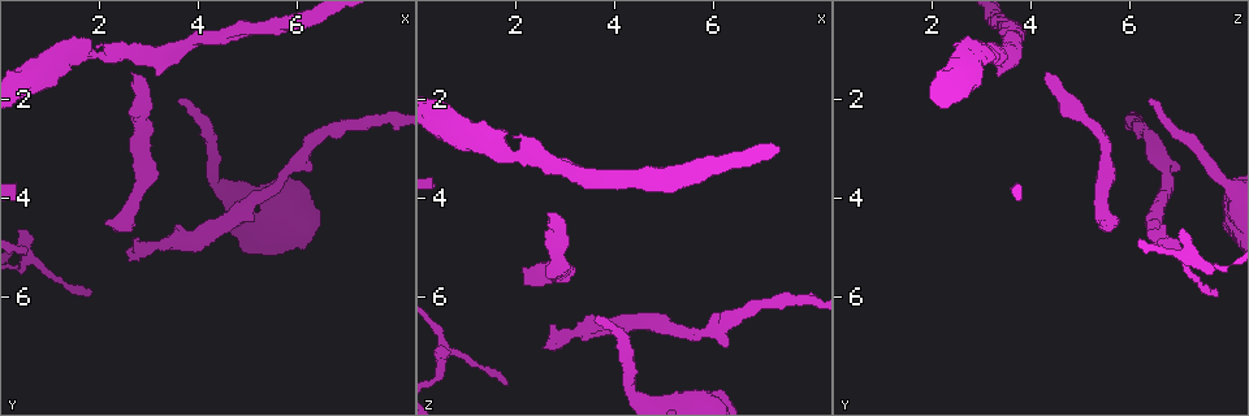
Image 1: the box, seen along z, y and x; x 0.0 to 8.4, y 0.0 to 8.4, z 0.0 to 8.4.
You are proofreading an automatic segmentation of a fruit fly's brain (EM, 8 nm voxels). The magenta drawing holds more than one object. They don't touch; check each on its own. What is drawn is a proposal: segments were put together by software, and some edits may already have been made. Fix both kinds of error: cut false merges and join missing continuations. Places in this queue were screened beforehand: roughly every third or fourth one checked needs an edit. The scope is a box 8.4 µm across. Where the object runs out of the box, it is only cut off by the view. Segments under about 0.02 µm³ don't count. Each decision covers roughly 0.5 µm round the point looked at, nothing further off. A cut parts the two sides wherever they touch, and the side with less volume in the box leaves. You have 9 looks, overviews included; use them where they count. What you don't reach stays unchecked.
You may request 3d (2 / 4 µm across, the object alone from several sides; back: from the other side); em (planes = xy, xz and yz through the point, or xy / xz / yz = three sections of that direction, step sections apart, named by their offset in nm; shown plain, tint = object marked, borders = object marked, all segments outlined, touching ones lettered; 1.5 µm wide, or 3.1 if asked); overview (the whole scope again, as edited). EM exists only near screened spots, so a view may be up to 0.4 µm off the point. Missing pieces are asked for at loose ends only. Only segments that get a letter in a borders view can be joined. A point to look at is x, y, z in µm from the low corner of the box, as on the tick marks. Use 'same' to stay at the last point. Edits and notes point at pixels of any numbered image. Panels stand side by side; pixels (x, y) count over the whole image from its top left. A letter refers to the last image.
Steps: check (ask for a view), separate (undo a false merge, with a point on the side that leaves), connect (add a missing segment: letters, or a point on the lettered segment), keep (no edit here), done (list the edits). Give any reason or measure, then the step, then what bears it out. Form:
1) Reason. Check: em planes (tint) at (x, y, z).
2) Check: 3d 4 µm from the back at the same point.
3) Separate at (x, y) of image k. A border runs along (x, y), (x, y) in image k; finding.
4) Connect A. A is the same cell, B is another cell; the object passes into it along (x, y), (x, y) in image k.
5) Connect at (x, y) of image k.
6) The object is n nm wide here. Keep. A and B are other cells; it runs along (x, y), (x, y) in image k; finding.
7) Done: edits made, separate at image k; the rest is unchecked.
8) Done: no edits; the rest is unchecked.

An open end. Check: em xz step 8 (borders) at (2.65, 1.45, 4.35).

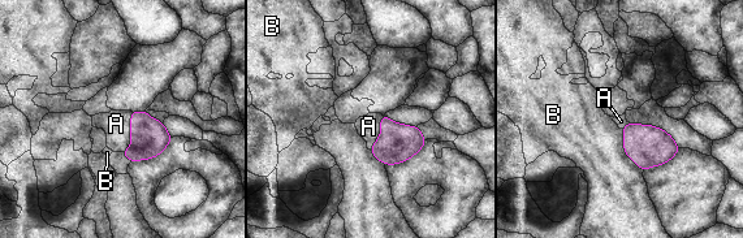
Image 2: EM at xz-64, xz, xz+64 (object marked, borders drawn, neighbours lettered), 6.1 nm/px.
Another direction. Check: em planes (borders) at the same point.

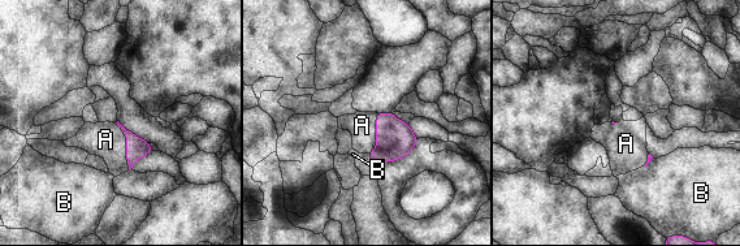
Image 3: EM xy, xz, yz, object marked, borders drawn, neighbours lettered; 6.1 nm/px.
Connect A. A is the same cell, B is another cell; the object passes into it along (137, 147), (126, 146), (105, 139) in image 3; the cell continues.

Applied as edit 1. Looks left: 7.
An open end. Check: em planes (borders) at (3.65, 2.00, 6.35).

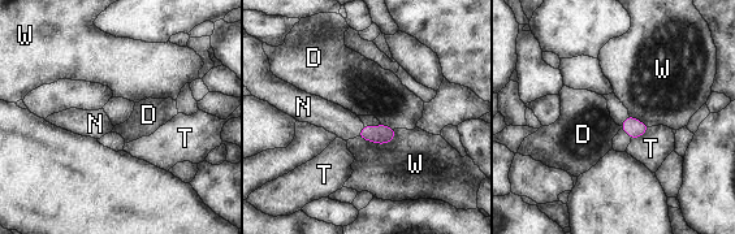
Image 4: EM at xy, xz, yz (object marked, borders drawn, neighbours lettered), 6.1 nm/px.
Connect N. N is the same cell, D, T and W are other cells; the object passes into it along (381, 134), (360, 130), (334, 118) in image 4; it goes on there.

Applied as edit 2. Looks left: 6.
Check: 3d 4 µm at (2.60, 5.25, 7.05).

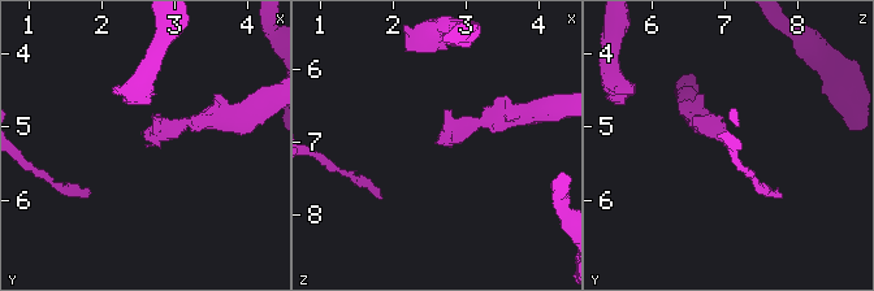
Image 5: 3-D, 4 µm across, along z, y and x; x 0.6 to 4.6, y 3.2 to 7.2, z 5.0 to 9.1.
Now the EM. Check: em planes (borders) at (2.60, 5.25, 7.05).

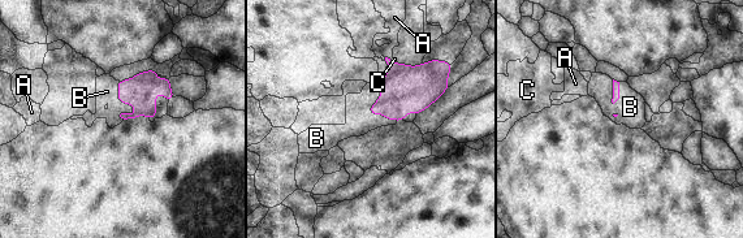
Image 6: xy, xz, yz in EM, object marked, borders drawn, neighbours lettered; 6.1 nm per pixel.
Connect B. B is the same cell, A and C are other cells; the object passes into it along (141, 91), (129, 103), (107, 91) in image 6; it goes on there.

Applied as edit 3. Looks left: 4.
Thick turns thin. Check: 3d 4 µm from the back at (1.45, 1.10, 2.85).

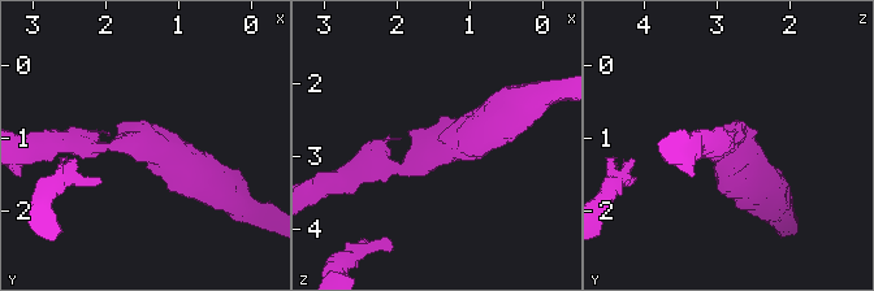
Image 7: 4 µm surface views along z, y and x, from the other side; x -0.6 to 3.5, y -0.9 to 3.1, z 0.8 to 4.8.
The arms are 220, 550 nm wide; need the tissue. Check: em xy step 4 (tint) at (1.45, 1.10, 2.90).

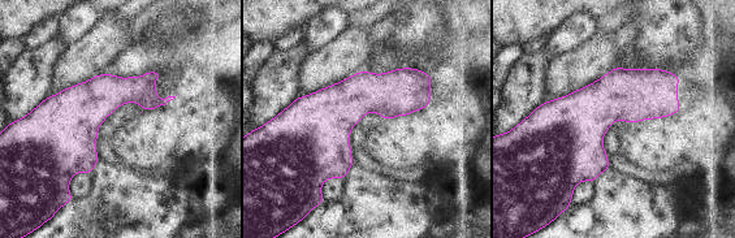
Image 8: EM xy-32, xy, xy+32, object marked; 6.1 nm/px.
Check: em planes (borders) at the same point.

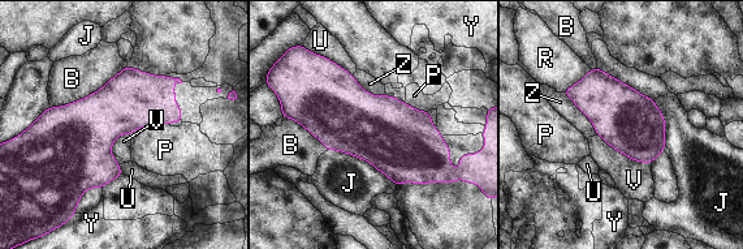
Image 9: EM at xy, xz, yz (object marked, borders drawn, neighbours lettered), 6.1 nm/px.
Keep. B, J, P, R, U, V, Y and Z are other cells; a border runs along (597, 134), (629, 158), (651, 163) in image 9; continuous, no second cell.

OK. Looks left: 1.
Done: edits made, connect at image 3, connect at image 4, connect at image 6; the rest is unchecked.

